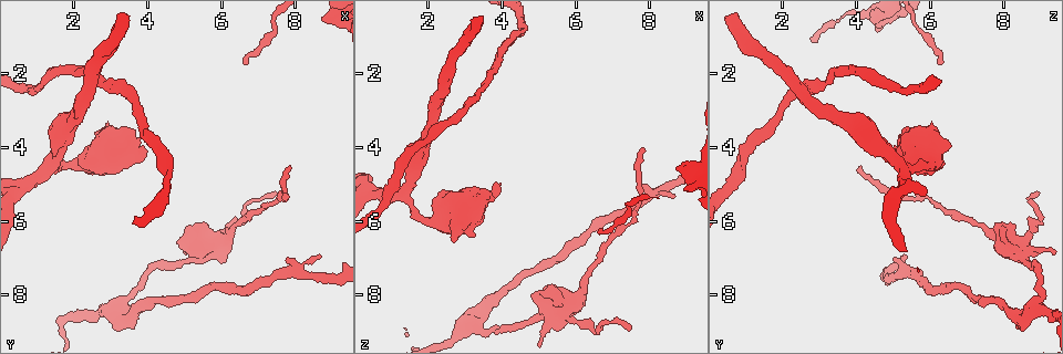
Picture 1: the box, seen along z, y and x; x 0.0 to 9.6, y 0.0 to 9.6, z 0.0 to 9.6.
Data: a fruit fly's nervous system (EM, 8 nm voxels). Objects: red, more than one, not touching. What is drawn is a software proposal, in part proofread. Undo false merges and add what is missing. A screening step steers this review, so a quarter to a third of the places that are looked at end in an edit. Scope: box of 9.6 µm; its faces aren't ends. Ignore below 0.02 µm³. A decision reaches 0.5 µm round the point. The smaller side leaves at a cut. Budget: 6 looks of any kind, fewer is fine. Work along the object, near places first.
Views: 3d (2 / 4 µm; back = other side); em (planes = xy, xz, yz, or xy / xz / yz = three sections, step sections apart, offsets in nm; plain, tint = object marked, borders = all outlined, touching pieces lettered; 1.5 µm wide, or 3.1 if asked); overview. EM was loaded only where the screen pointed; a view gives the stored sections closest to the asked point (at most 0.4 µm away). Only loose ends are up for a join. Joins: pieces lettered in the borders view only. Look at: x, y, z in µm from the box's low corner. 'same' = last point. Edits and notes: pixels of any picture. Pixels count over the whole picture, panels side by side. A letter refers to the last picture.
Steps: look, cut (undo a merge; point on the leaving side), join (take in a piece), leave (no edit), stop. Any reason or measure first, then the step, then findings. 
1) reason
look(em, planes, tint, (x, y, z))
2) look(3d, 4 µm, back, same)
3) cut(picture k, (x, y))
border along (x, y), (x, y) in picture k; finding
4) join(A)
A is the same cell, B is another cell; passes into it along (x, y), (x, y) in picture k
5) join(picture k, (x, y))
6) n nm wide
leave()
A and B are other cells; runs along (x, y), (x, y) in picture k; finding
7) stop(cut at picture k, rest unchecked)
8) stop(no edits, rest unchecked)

an open end
look(em, planes, borders, (5.50, 6.10, 7.85))

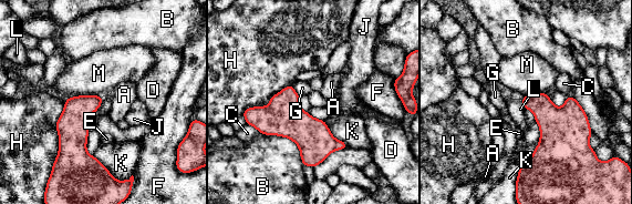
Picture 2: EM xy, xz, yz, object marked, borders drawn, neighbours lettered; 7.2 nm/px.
leave()
A, B, C, D, E, F, G, H, J, K, L and M are other cells; no lettered piece goes on from it

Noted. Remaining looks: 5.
thick turns thin
look(3d, 4 µm, back, (3.65, 8.40, 8.15))

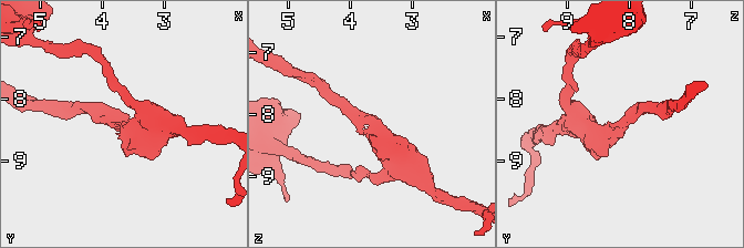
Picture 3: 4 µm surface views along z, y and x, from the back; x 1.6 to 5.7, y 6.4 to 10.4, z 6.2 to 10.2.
look(em, planes, borders, (3.70, 8.50, 8.15))

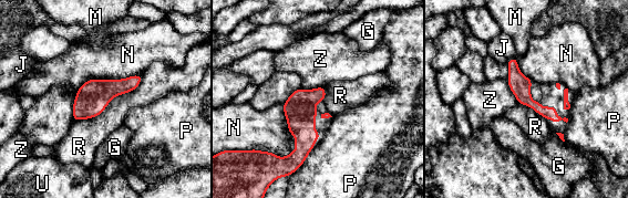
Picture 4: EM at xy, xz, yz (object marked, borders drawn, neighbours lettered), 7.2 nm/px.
leave()
G, J, M, N, P, R, U and Z are other cells; continuous, no second neuron

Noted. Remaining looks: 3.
an open end
look(em, planes, tint, (7.80, 6.95, 5.00))

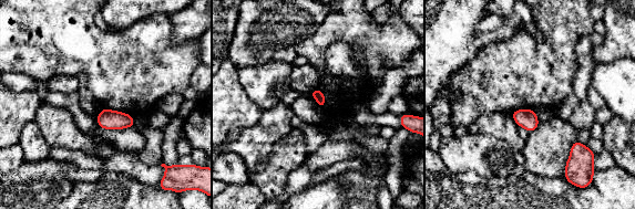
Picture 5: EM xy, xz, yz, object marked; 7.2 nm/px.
see the neighbours
look(em, planes, borders, same)

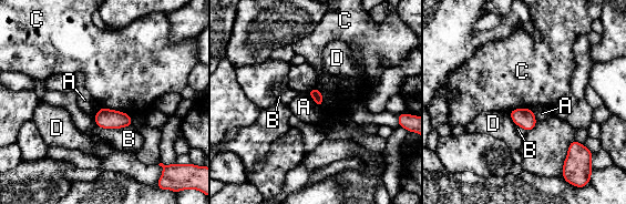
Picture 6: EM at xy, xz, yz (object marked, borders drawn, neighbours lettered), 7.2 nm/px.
leave()
A, B, C and D are other cells; border along (101, 106), (123, 111), (132, 116) in picture 6; none of them fits

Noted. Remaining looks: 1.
stop(no edits, rest unchecked)

